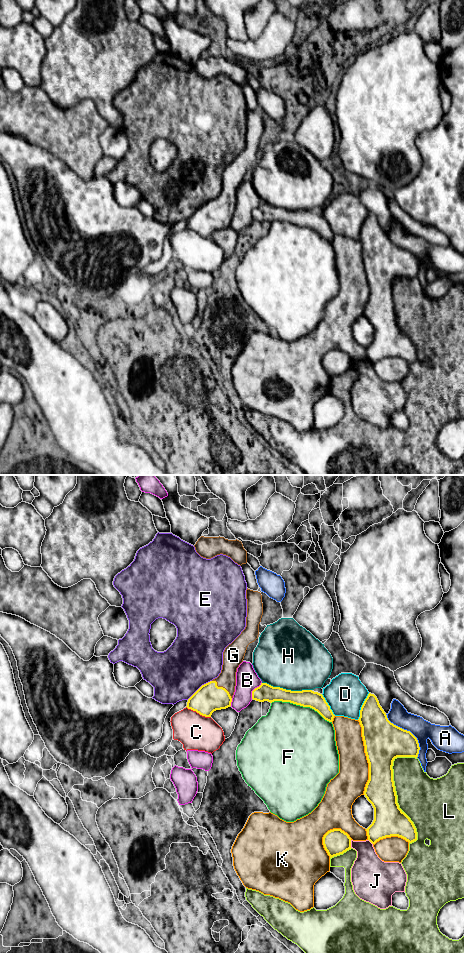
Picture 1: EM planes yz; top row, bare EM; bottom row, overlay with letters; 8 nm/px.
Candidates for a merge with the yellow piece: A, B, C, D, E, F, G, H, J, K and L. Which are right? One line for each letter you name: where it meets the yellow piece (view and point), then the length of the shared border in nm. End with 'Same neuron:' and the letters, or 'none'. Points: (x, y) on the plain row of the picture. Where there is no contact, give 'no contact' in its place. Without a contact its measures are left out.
G: yz (222, 207) | 220 nm
Same neuron: G

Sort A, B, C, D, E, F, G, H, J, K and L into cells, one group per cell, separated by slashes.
A / B K / C / D / E / F / G / H / J / L

